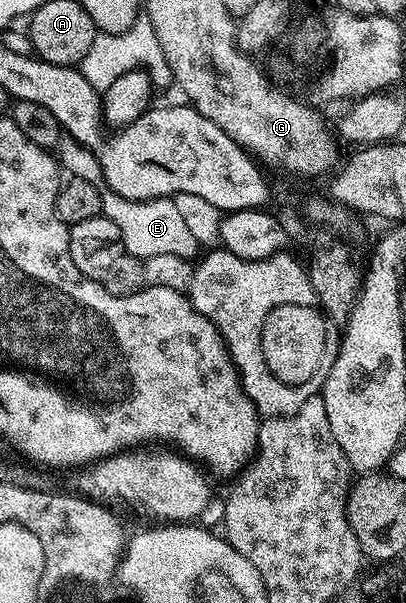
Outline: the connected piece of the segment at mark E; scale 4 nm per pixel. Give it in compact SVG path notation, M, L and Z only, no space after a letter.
M62 136L58 139L56 147L56 161L63 171L71 178L88 180L90 184L101 188L99 192L102 201L101 213L116 228L120 228L120 236L125 253L145 260L159 254L168 253L186 259L193 259L193 254L200 250L196 237L192 236L190 229L184 224L183 217L179 215L176 204L169 197L160 198L143 197L141 200L125 198L117 194L112 187L106 185L106 177L102 175L102 166L98 163L98 155L75 138Z

